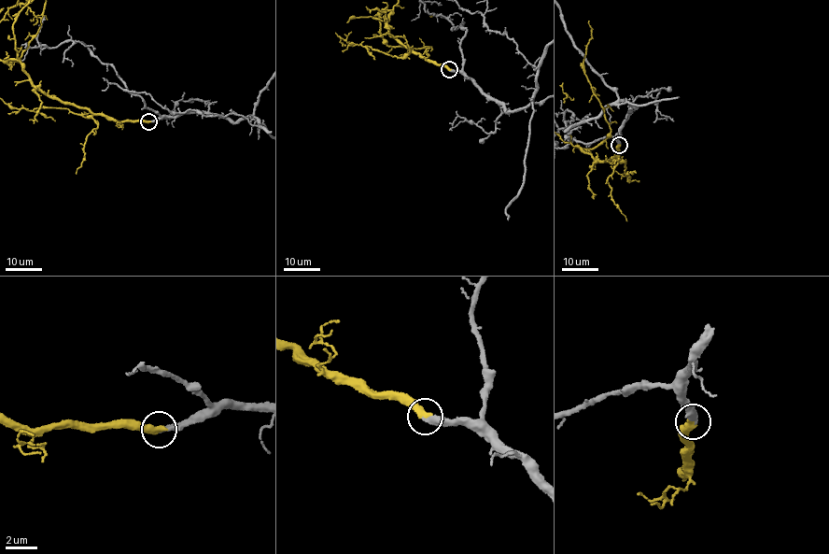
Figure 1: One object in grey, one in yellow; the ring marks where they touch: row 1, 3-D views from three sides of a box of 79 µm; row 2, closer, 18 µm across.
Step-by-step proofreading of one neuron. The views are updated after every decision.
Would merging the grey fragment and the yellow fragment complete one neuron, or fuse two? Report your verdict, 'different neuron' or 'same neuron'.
same neuron

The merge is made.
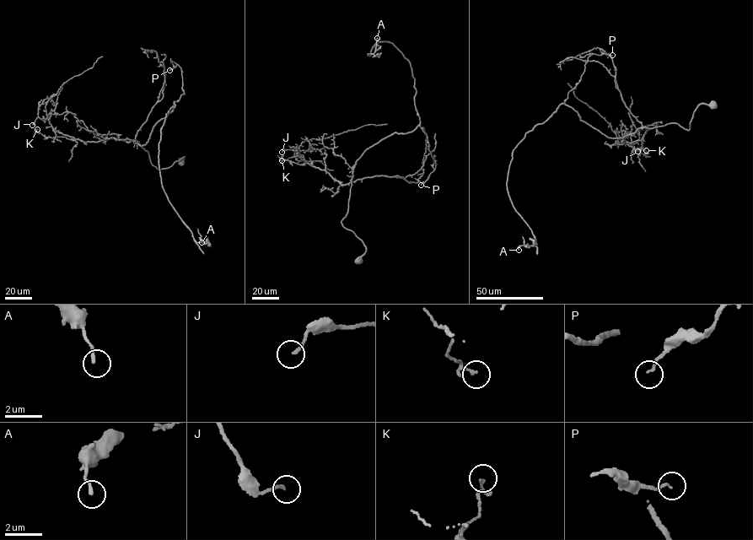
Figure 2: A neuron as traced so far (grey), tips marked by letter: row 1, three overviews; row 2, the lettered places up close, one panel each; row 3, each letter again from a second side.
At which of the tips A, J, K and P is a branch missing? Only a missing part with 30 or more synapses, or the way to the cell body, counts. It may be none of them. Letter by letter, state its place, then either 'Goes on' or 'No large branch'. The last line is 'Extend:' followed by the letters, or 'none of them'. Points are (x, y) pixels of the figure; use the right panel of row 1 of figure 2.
A: Place: (519, 250). No large branch
J: Place: (637, 151). No large branch
K: Place: (646, 150). No large branch
P: Place: (612, 55). No large branch
Extend: none of them

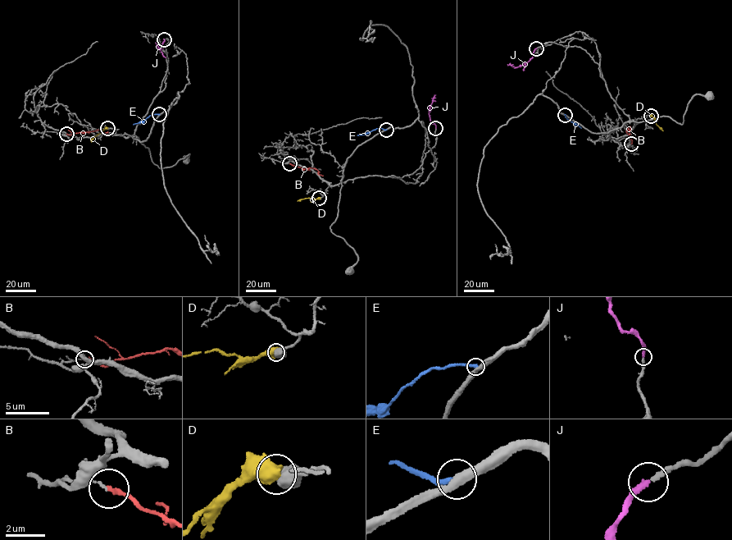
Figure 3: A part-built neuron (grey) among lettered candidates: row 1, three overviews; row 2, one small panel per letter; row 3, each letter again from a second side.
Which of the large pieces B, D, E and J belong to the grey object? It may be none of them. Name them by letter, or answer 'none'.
J

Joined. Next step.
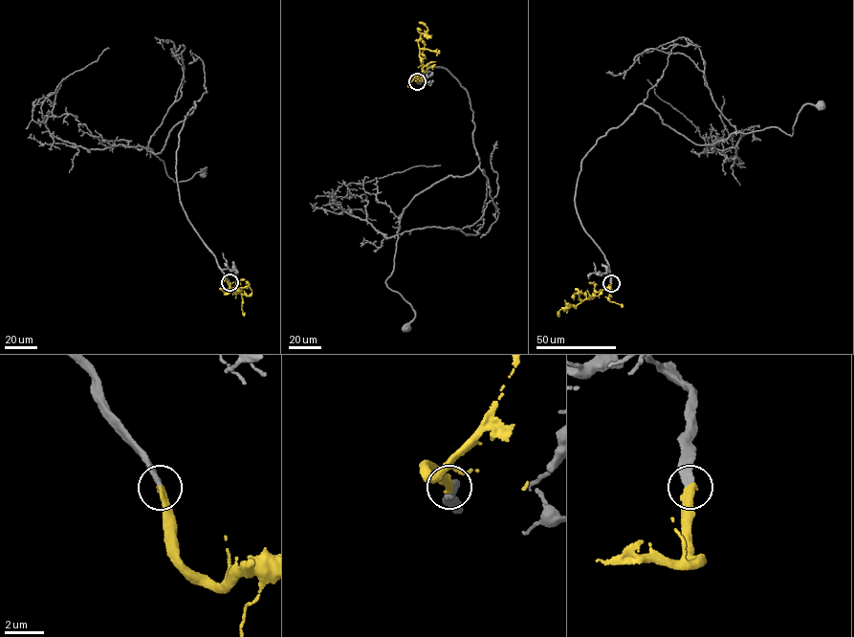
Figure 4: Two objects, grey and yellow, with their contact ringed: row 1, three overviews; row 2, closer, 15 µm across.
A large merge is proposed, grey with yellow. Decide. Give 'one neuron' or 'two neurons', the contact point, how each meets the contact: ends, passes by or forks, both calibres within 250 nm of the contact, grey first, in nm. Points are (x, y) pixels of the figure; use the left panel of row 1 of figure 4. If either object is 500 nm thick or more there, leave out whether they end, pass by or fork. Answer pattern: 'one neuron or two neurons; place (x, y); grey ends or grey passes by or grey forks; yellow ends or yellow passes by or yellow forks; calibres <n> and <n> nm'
one neuron; place (229, 282); grey ends; yellow ends; calibres 360 and 440 nm

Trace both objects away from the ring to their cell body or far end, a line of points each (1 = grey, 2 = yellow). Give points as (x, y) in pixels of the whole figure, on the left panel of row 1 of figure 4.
1: (229, 282), (179, 198), (179, 133), (194, 101), (160, 152), (149, 148), (175, 182), (207, 167), (203, 171)
2: (229, 282), (229, 288), (236, 290), (226, 289), (234, 292), (224, 295)

